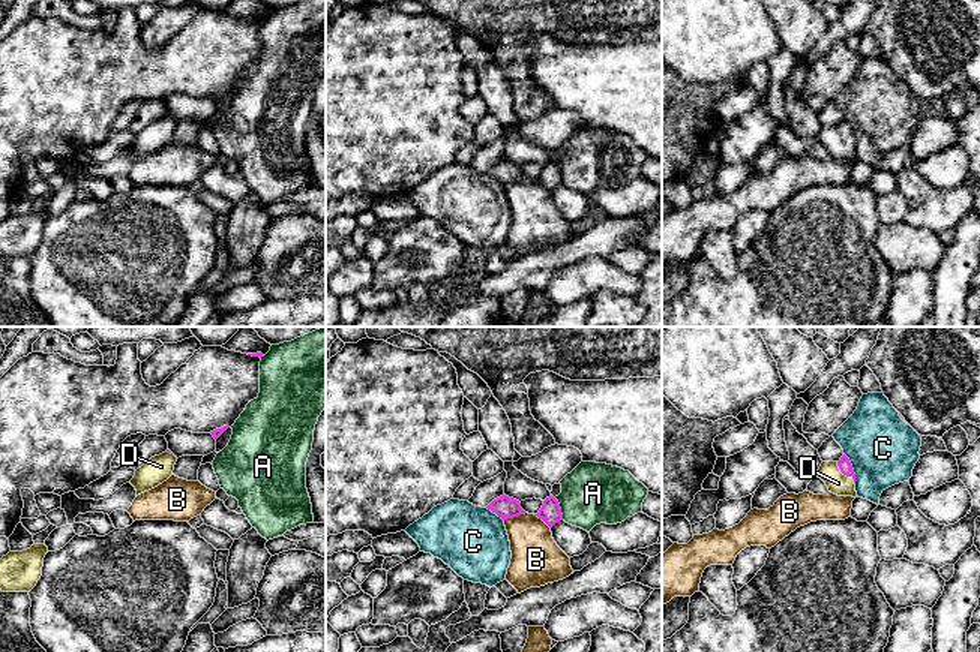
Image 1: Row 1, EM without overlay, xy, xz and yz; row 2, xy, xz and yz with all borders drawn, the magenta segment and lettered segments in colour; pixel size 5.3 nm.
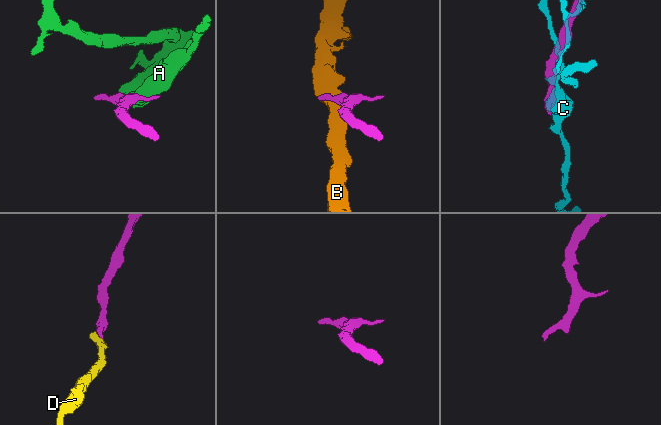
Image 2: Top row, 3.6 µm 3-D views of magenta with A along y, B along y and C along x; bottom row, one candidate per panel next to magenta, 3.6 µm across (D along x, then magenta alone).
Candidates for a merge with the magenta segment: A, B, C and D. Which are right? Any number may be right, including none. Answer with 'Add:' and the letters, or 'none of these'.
Add: D

